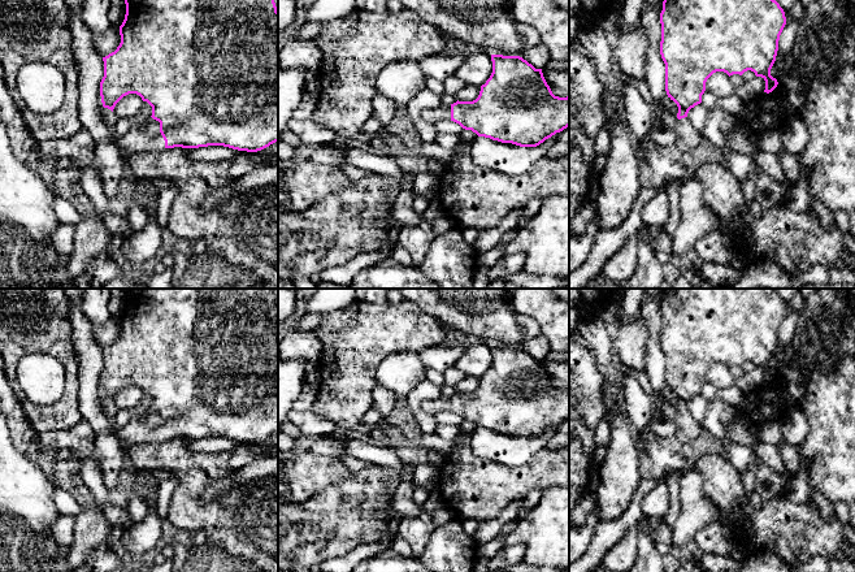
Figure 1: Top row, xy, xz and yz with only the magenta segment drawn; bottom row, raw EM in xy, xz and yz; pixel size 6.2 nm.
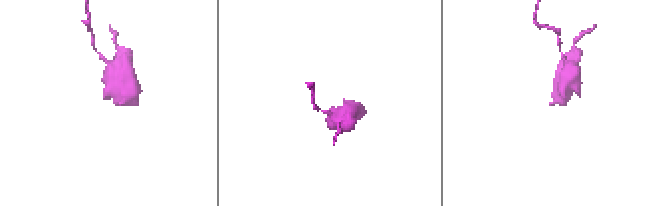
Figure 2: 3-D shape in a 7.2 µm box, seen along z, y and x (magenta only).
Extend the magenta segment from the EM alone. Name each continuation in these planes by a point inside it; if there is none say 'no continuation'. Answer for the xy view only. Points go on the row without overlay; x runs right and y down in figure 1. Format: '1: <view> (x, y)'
1: xy (144, 428)

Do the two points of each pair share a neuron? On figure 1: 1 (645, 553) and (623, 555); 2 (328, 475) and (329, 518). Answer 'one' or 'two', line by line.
1: two
2: two

